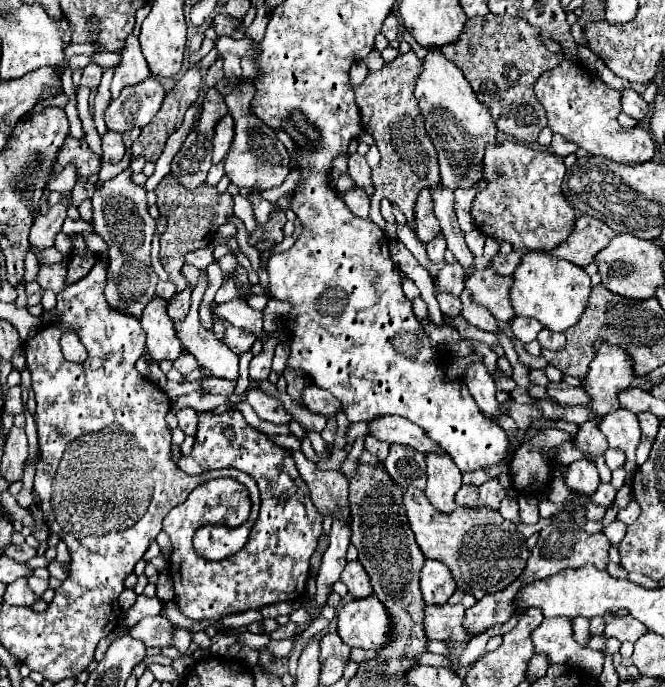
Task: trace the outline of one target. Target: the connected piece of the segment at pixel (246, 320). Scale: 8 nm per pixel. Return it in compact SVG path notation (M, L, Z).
M229 300L225 304L213 304L213 312L217 312L219 316L223 316L229 324L249 330L257 336L257 340L265 342L267 338L271 338L271 334L265 334L263 330L263 320L261 320L261 312L255 312L247 302L241 300Z

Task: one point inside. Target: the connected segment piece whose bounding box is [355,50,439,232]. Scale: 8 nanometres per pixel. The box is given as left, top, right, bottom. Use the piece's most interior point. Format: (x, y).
(389, 111)

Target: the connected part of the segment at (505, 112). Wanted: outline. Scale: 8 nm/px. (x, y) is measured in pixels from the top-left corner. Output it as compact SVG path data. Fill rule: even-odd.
M489 12L483 18L471 18L465 26L465 34L461 34L457 42L441 48L441 54L469 80L477 98L491 108L497 128L523 144L533 144L539 132L547 126L545 110L535 98L533 84L543 70L549 70L561 62L559 54L545 50L539 34L541 30L523 18Z

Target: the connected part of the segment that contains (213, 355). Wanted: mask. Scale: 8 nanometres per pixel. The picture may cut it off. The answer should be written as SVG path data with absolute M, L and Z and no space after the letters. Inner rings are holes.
M202 269L199 284L191 294L191 310L185 316L183 322L173 322L175 332L183 344L183 348L193 354L201 368L209 368L213 376L237 380L237 354L233 354L227 346L221 346L221 342L215 338L213 332L203 330L199 324L199 304L207 288L207 270Z

